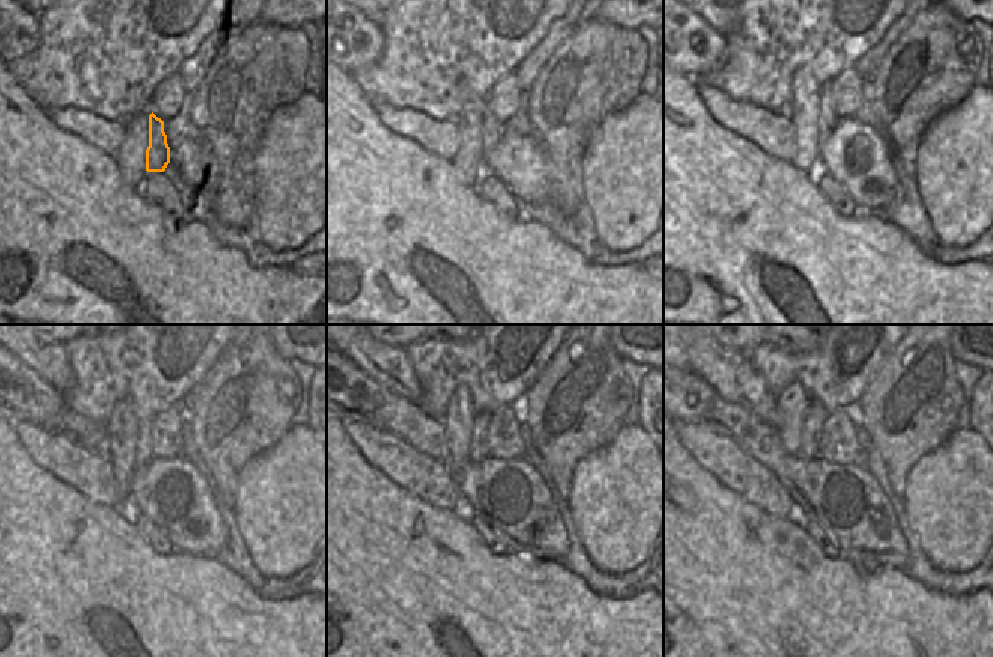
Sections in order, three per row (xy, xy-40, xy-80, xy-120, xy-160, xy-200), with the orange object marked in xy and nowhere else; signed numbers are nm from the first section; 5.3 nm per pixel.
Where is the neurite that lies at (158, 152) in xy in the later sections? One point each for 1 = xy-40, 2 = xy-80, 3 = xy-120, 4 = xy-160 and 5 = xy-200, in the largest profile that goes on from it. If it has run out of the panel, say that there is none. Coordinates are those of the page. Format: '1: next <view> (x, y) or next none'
1: next xy-40 (491, 129)
2: next xy-80 (827, 123)
3: next xy-120 (144, 432)
4: next xy-160 (479, 437)
5: next xy-200 (815, 416)

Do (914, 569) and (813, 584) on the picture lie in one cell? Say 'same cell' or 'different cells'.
different cells

